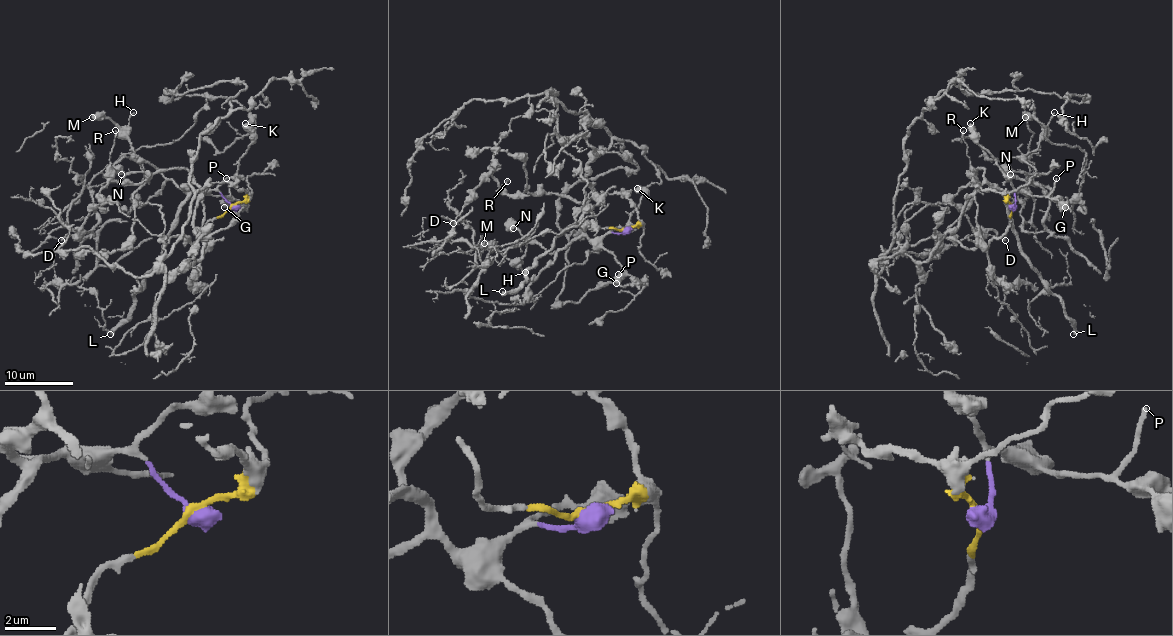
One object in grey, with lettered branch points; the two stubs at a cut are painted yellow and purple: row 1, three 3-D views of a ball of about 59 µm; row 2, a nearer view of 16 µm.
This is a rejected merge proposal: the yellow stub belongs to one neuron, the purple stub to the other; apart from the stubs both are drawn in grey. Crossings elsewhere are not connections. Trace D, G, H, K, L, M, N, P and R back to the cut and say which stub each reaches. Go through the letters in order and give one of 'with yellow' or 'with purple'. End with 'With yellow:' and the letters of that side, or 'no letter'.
D: with purple
G: with purple
H: with purple
K: with purple
L: with purple
M: with purple
N: with purple
P: with purple
R: with purple
With yellow: no letter

